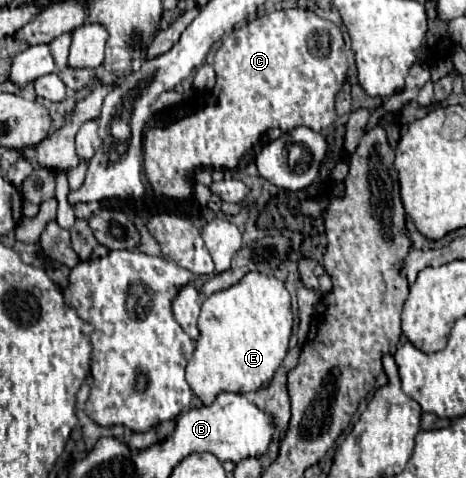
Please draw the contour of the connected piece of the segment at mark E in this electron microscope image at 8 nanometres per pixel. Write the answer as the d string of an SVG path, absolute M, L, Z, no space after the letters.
M247 272L231 288L211 294L209 298L205 298L201 306L201 314L197 320L199 338L187 364L187 382L191 390L201 398L203 404L211 404L221 392L247 394L259 390L273 378L273 374L281 366L287 354L291 326L293 326L293 314L289 304L289 292L283 280L275 276L267 276L261 272Z

